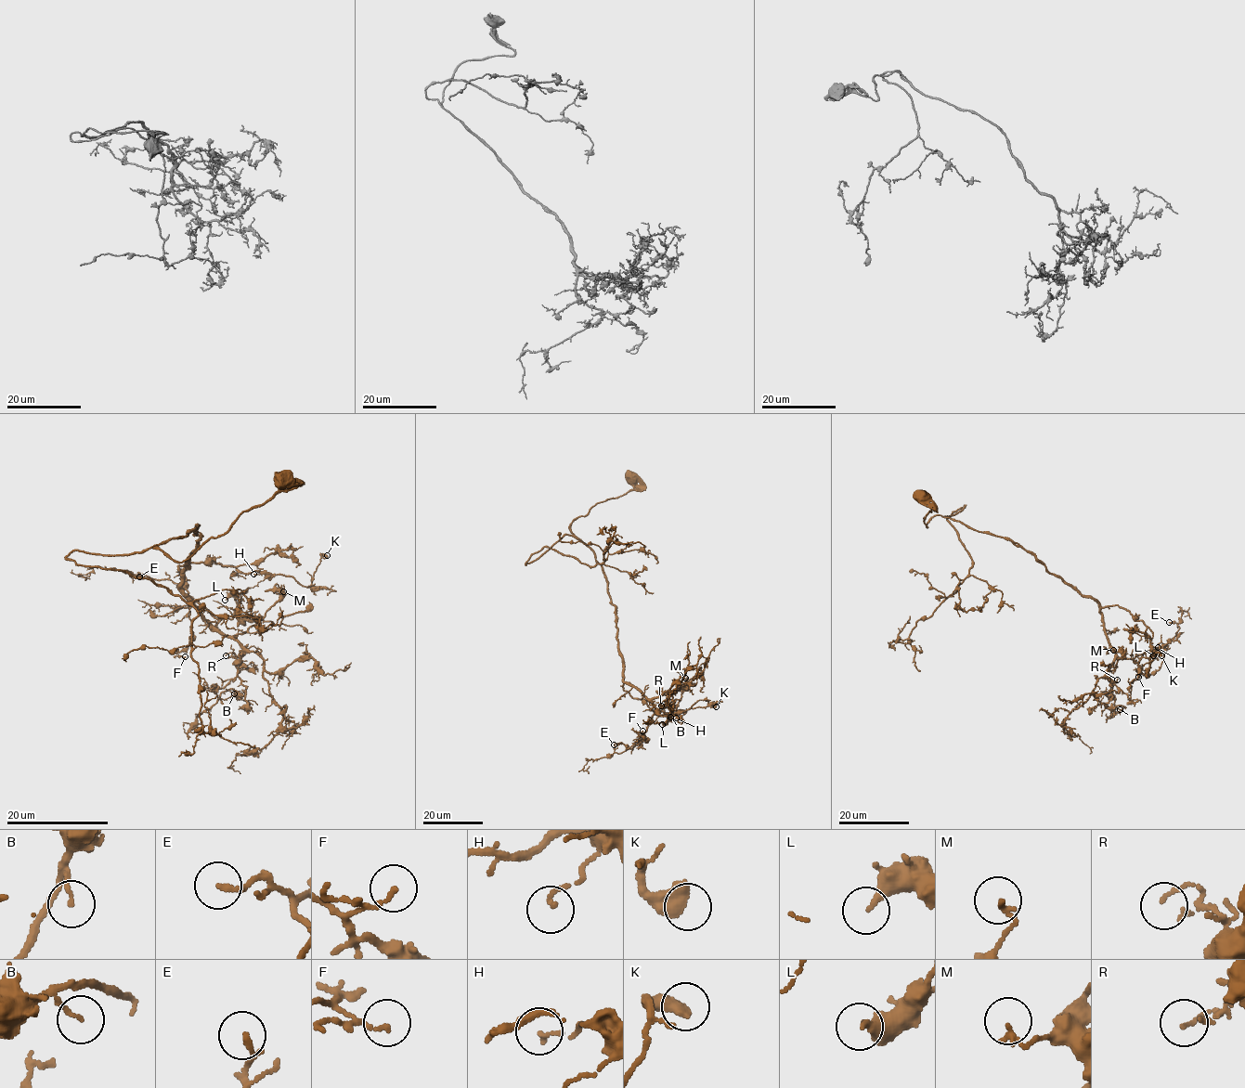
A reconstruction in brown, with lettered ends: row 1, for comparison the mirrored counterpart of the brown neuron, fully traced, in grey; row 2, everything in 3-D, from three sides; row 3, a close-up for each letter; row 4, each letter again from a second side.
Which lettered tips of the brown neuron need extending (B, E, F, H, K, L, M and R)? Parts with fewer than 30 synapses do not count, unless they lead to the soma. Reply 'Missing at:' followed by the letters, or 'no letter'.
Missing at: E

